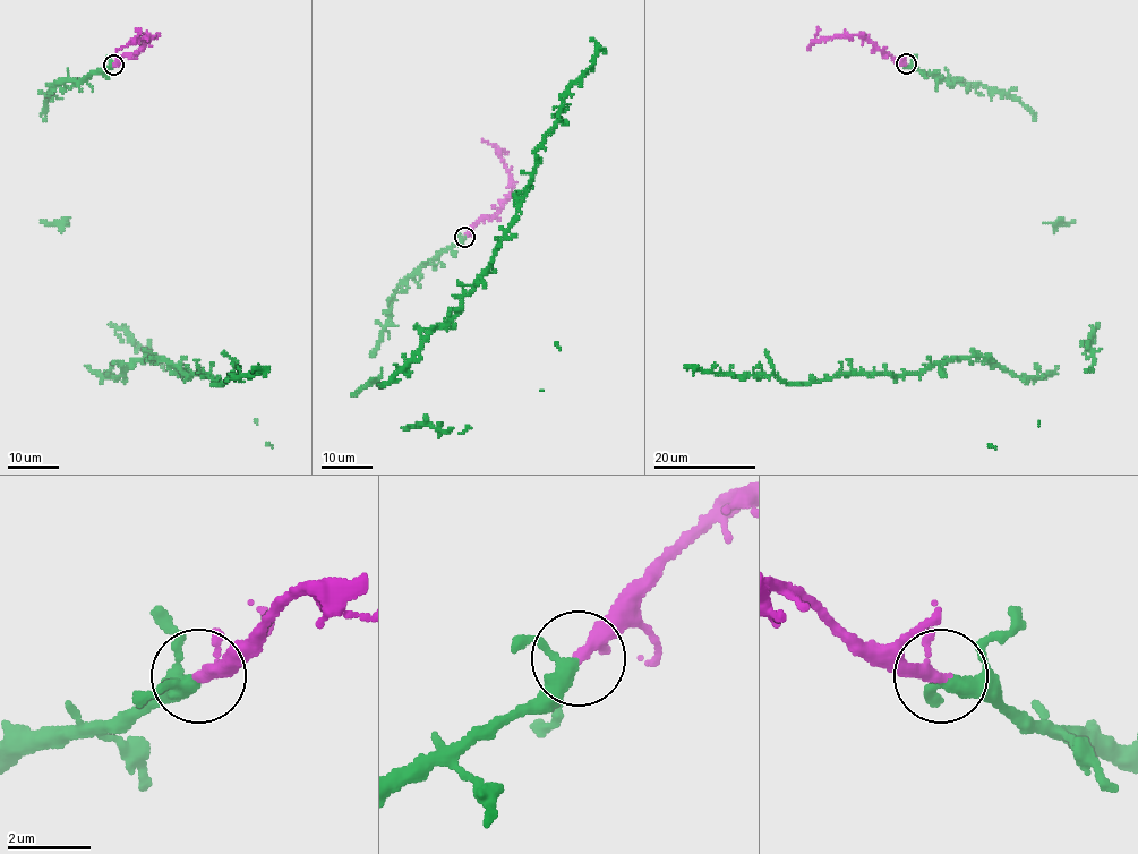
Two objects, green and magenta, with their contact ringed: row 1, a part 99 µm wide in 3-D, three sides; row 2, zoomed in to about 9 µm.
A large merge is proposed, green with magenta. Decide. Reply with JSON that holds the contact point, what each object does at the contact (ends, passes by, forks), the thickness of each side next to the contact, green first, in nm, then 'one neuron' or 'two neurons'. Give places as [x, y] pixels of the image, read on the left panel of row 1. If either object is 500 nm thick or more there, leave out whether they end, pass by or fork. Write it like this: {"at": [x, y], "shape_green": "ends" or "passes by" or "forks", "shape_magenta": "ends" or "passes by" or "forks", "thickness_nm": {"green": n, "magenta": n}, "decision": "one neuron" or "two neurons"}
{"at": [113, 65], "shape_green": "passes by", "shape_magenta": "passes by", "thickness_nm": {"green": 280, "magenta": 240}, "decision": "one neuron"}

